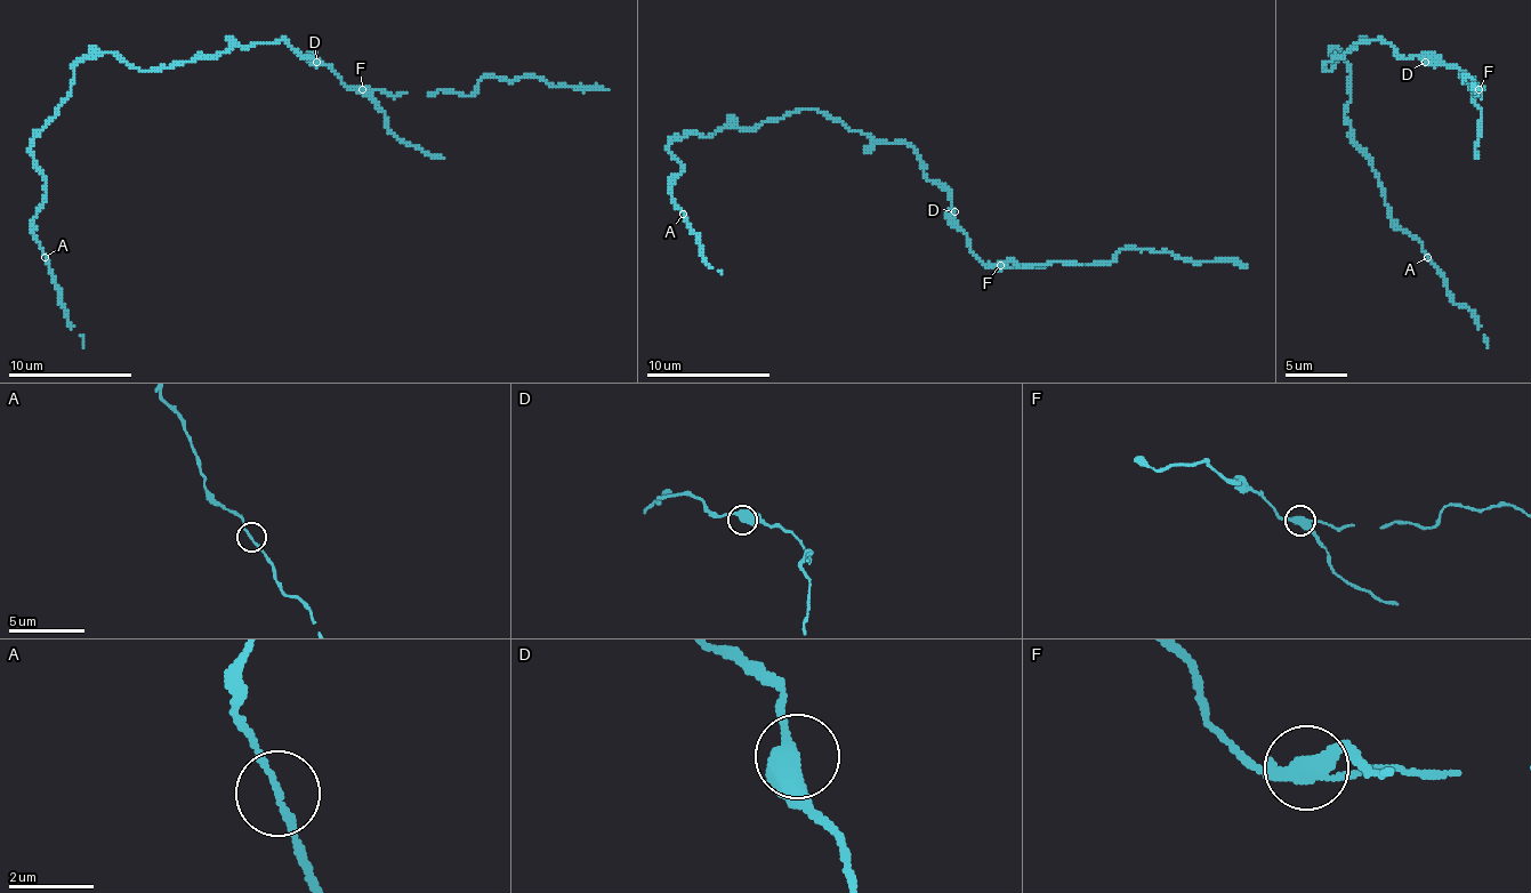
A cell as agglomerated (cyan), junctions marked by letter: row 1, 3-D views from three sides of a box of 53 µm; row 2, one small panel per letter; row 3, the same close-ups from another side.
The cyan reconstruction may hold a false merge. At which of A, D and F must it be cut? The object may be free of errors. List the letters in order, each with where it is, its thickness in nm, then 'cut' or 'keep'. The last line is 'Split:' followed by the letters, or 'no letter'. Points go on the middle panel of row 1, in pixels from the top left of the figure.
A: place (683, 214); calibre 130 nm; keep
D: place (955, 211); calibre 400 nm; keep
F: place (1000, 265); calibre 360 nm; cut
Split: F

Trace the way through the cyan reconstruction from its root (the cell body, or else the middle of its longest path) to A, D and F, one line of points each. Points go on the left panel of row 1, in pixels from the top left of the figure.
A: (208, 58), (139, 71), (89, 53), (74, 67), (71, 96), (30, 149), (46, 183), (33, 220), (46, 257)
D: (208, 58), (230, 53), (235, 46), (282, 40), (311, 58), (313, 55), (316, 62)
F: (208, 58), (230, 53), (235, 46), (282, 40), (311, 58), (316, 55), (347, 87), (363, 89)

